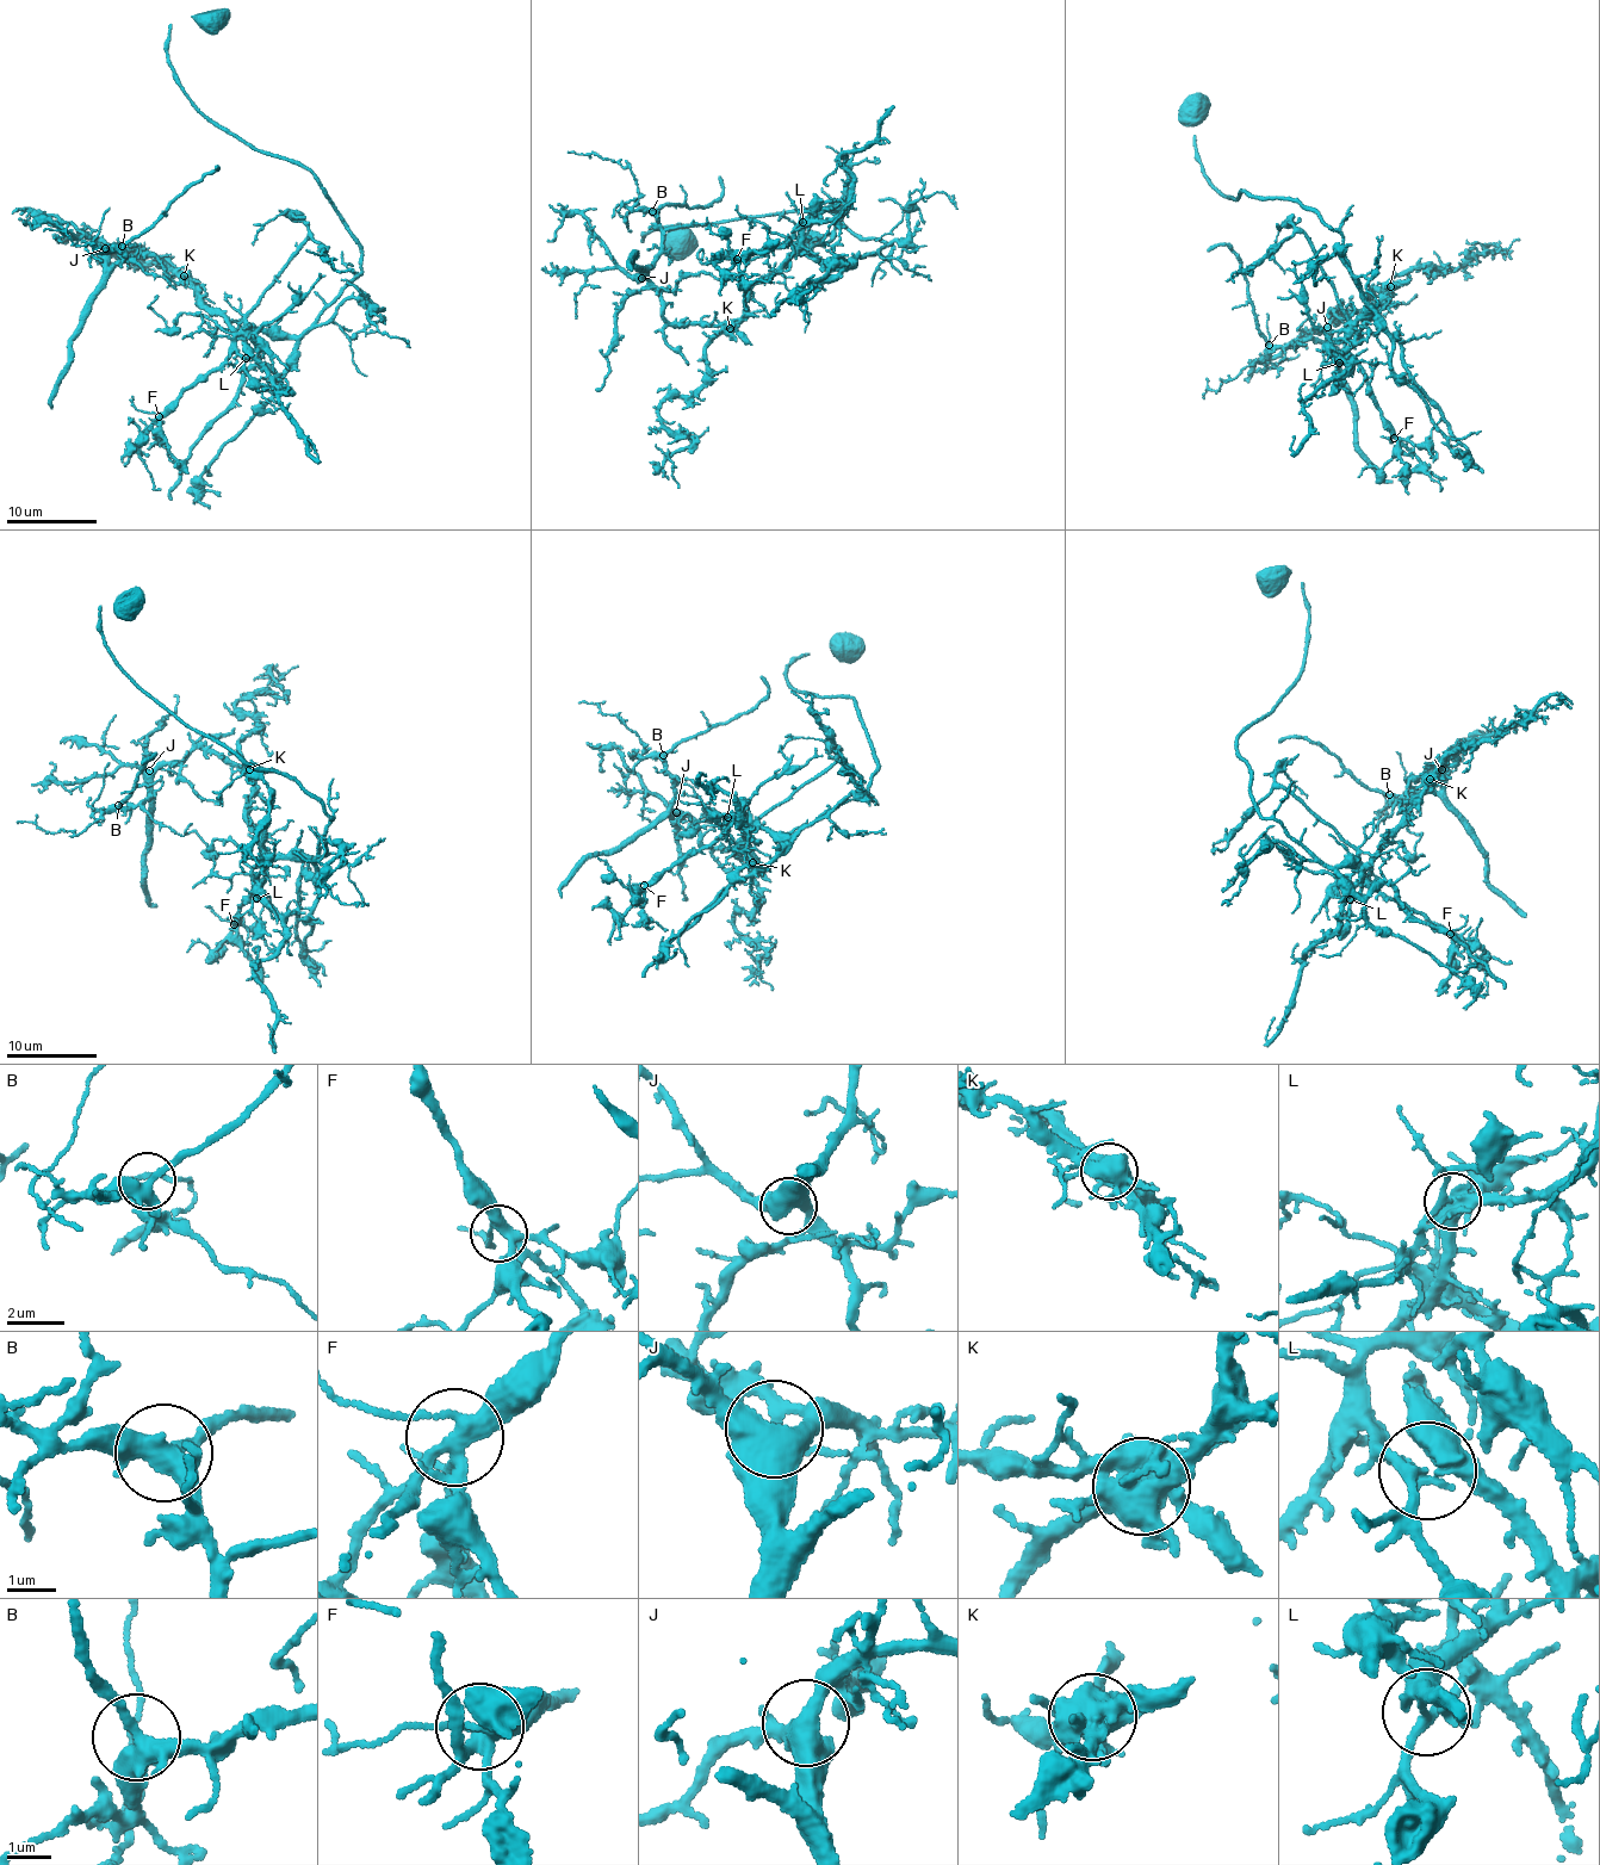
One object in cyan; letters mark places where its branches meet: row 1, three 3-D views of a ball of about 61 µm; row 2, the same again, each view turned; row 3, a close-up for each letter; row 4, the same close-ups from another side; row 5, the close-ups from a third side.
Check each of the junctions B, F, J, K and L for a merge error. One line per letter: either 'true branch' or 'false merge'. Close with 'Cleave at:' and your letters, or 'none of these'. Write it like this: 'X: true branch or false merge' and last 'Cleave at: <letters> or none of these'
B: true branch
F: true branch
J: true branch
K: false merge
L: false merge
Cleave at: K, L

